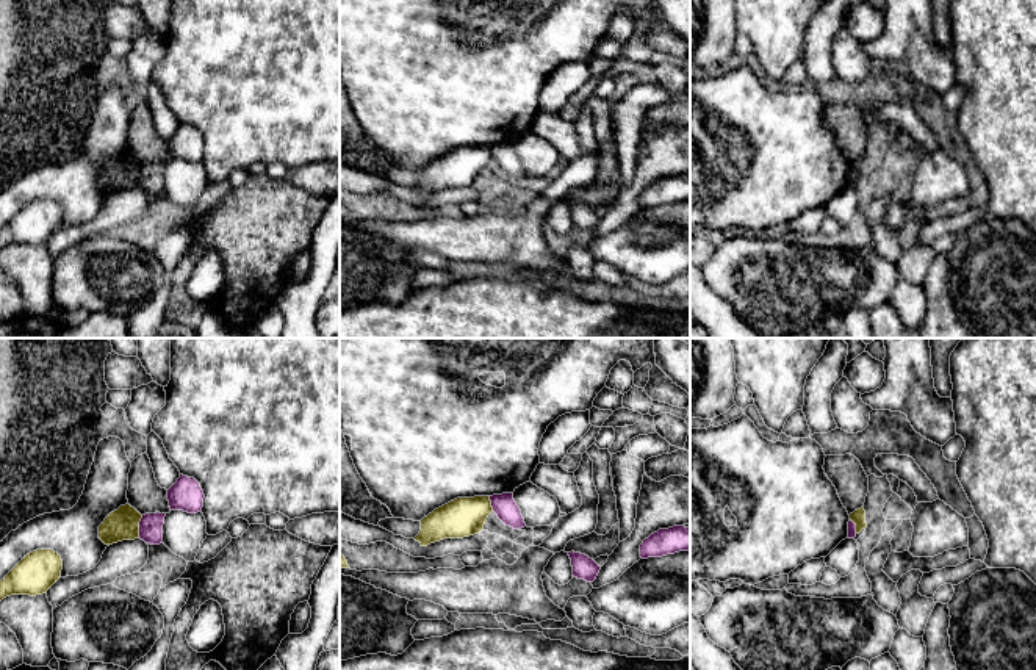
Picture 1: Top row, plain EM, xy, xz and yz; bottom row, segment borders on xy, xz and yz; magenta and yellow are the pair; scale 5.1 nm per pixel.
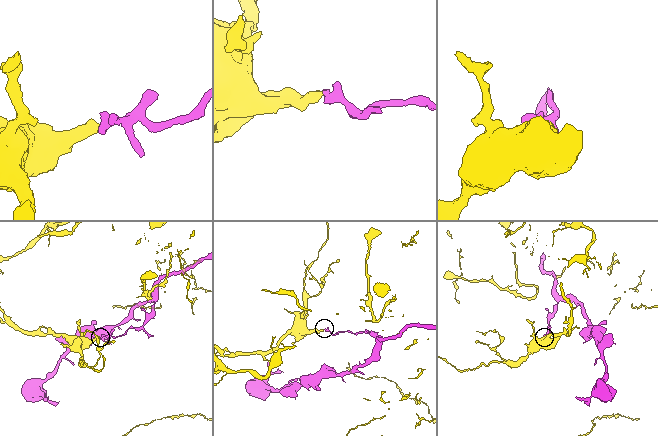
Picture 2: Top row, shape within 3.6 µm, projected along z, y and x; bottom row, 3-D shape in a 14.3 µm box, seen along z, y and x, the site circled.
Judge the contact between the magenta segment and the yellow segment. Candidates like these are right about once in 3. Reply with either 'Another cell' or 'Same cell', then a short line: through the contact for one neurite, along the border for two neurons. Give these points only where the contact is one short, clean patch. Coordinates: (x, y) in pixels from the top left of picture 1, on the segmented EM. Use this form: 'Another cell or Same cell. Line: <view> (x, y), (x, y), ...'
Another cell. Line: xy (143, 515), (138, 525), (138, 537)

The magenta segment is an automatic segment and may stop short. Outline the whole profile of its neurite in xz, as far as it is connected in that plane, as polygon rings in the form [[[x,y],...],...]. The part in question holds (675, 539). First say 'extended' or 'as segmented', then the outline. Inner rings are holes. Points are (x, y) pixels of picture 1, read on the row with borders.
as segmented | [[[673,526],[668,529],[659,529],[643,540],[640,545],[640,557],[662,557],[679,551],[690,549],[690,528]]]

